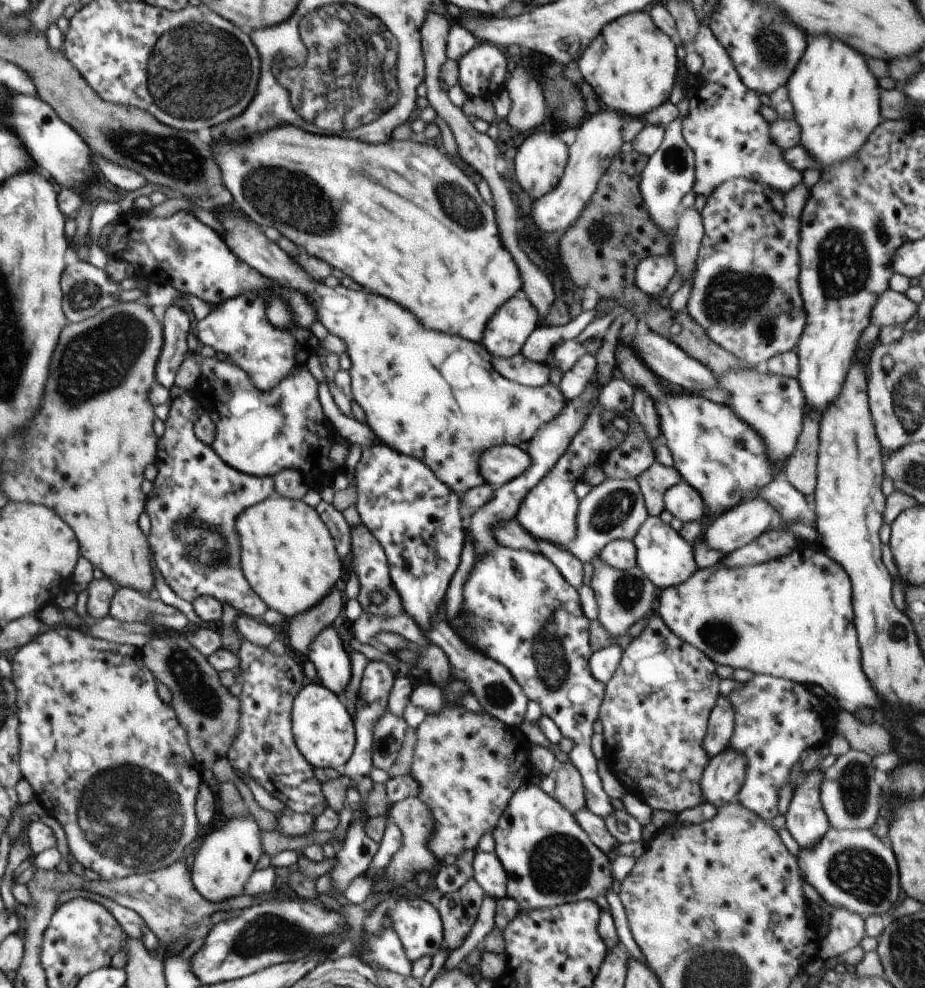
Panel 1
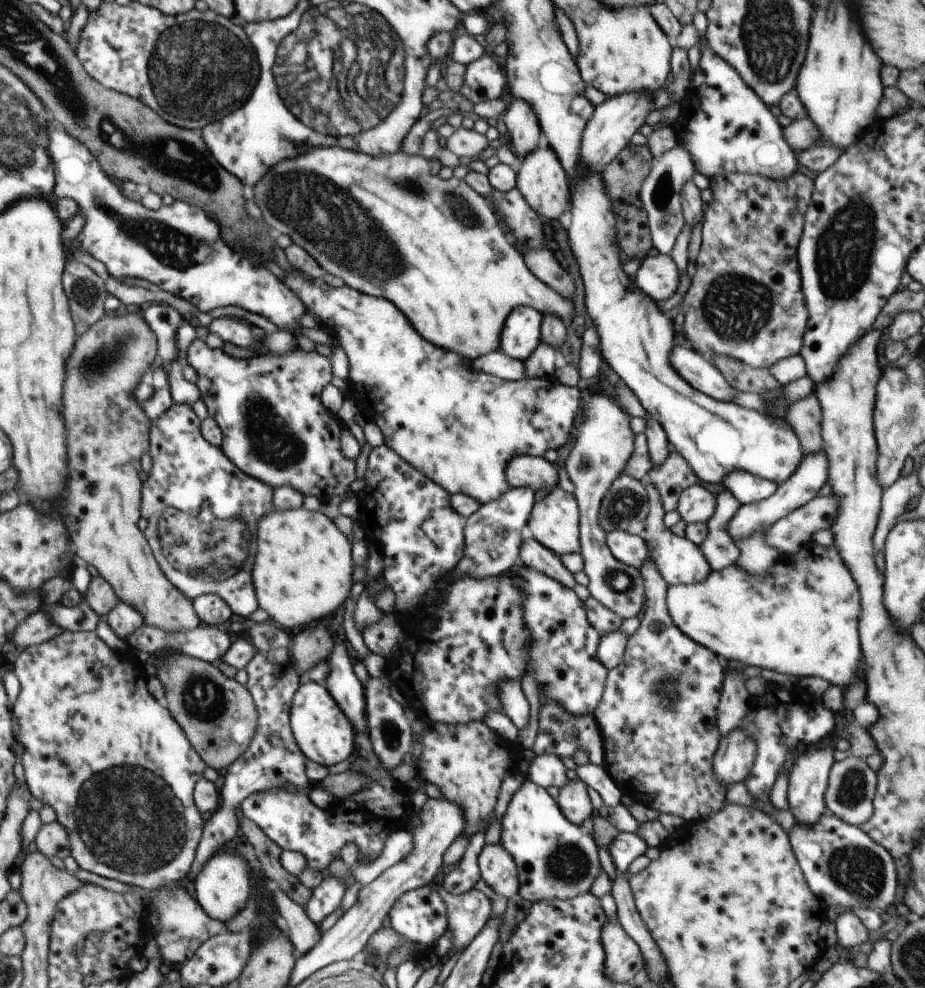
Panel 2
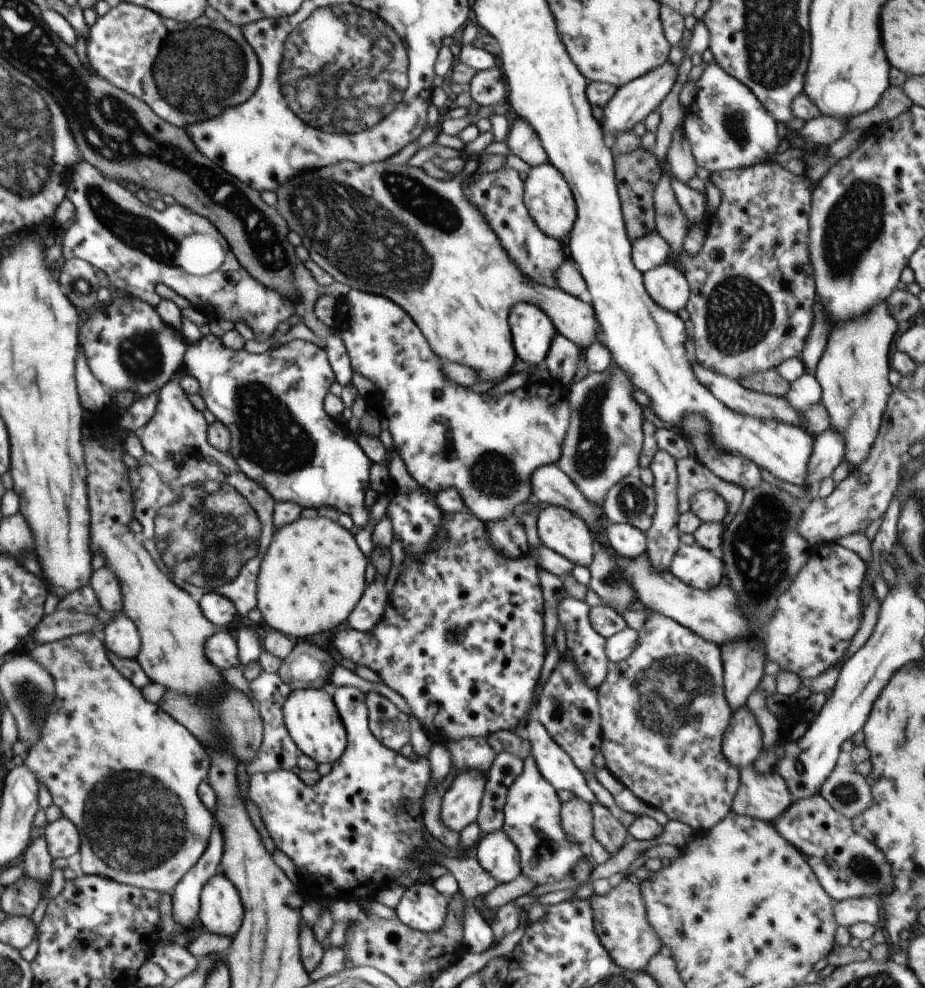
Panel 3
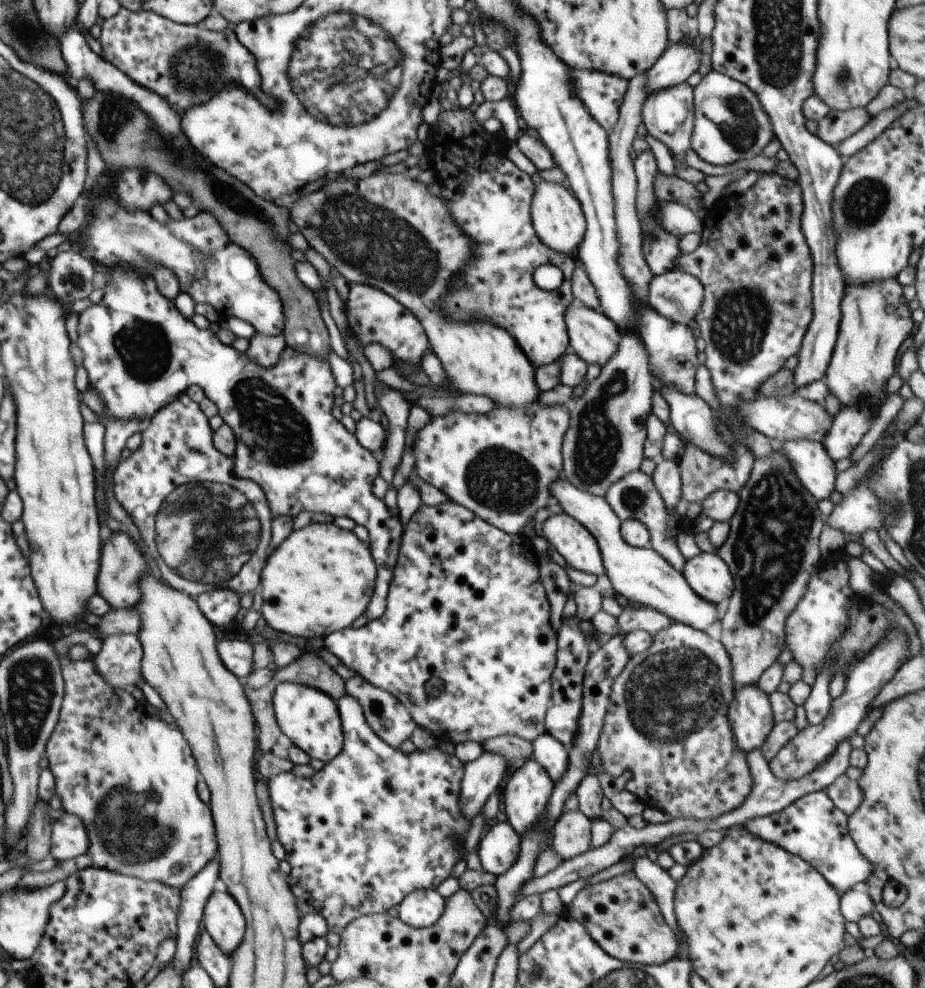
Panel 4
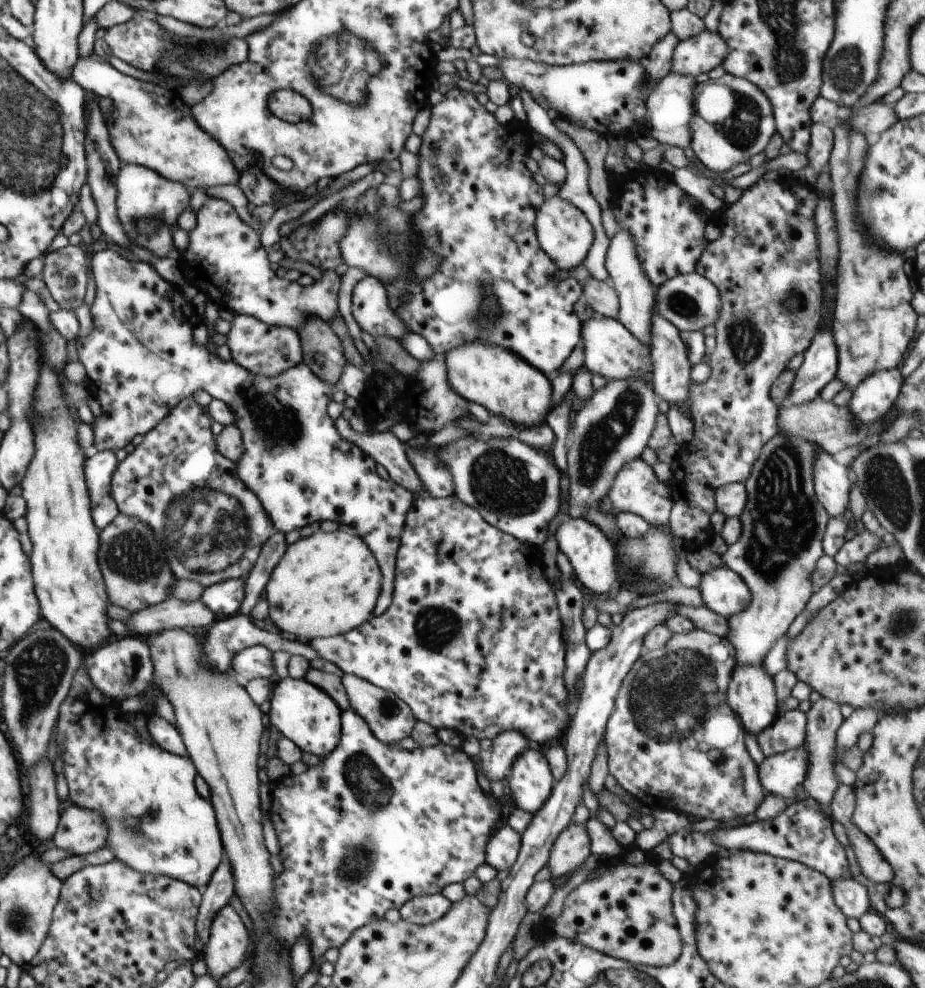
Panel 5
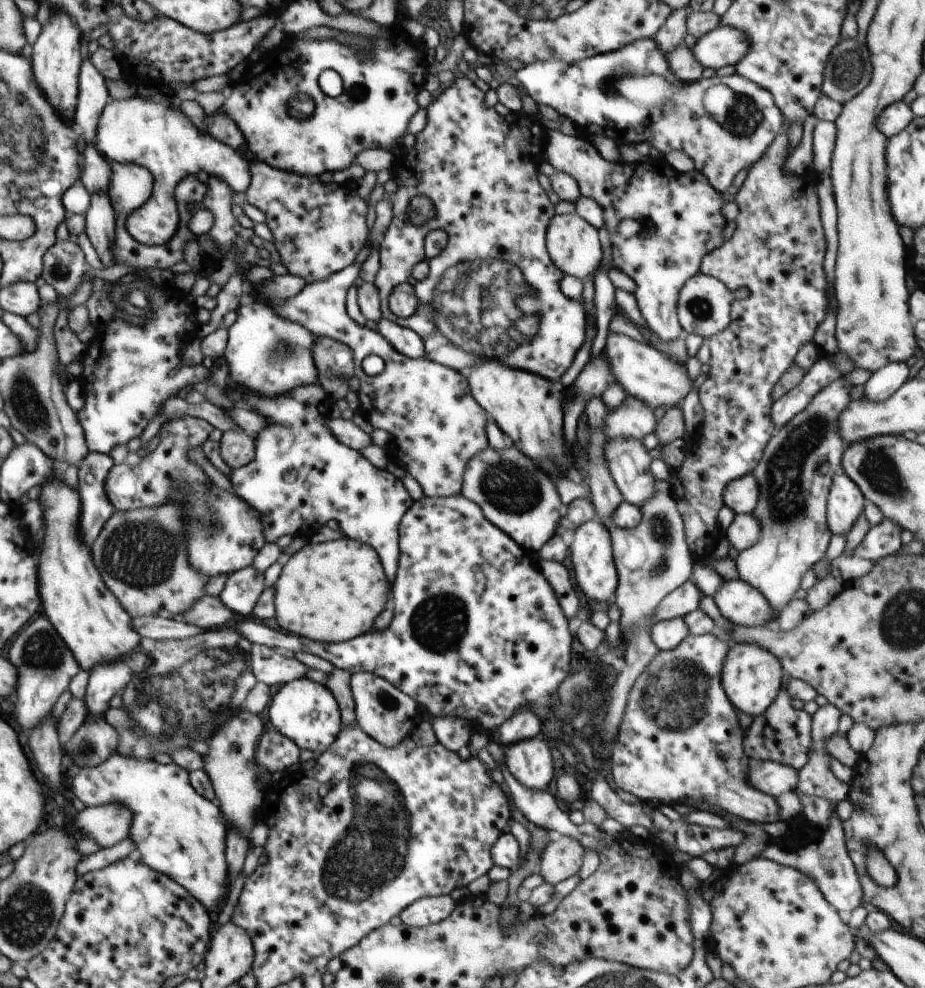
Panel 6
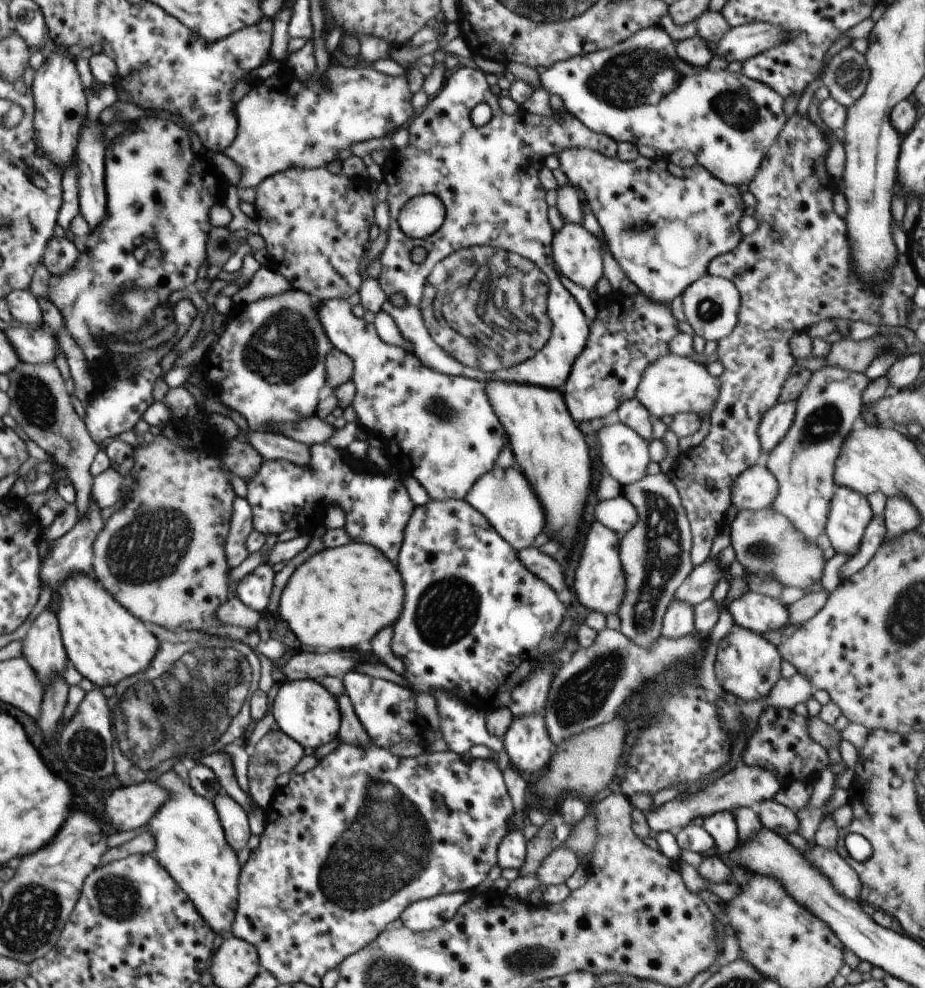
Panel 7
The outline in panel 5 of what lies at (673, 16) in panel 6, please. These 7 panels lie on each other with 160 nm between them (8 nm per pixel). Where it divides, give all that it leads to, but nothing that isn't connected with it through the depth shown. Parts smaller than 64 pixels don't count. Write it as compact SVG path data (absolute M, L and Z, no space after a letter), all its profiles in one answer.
M670 30L652 50L650 54L640 62L646 70L646 84L657 85L670 71L670 62L674 48L681 40Z

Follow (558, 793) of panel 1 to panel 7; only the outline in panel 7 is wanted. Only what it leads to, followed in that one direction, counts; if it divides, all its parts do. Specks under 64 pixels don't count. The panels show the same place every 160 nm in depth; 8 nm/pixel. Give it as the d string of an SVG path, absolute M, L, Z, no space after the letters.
M554 848L542 861L536 877L542 888L565 883L579 865L578 857L570 849Z

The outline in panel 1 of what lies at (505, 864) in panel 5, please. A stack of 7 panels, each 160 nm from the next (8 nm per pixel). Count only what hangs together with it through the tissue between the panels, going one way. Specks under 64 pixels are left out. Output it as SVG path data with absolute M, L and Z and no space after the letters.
M476 850L473 871L473 878L476 879L486 895L495 899L507 896L506 869L495 852Z

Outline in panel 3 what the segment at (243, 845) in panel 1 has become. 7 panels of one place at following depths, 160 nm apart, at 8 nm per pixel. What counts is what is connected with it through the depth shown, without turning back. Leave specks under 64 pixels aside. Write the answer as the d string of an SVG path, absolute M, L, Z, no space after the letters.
M214 874L204 884L198 916L208 933L230 938L240 930L244 908L238 888L226 874Z

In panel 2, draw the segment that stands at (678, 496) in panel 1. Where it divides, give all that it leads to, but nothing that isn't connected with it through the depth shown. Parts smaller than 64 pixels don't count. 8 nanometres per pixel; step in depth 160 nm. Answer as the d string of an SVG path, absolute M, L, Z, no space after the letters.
M698 482L681 492L677 510L686 523L707 523L716 507L716 491Z

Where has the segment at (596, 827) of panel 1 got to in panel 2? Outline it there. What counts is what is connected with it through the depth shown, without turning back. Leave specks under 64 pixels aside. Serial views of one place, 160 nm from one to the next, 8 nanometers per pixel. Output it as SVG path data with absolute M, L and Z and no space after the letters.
M621 832L608 849L613 860L613 864L618 873L629 870L629 866L638 858L645 854L649 846L636 834Z

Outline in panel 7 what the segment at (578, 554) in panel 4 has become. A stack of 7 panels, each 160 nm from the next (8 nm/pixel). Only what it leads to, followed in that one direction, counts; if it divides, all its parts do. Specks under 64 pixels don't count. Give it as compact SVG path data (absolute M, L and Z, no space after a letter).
M594 521L586 542L574 578L576 596L582 606L592 611L616 614L626 594L625 572L619 557L620 536L606 528L601 522Z

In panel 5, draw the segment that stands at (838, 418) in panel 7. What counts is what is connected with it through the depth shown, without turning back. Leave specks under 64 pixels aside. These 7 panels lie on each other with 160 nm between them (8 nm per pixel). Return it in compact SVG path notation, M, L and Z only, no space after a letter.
M779 432L762 447L750 476L744 482L747 501L739 516L741 535L721 556L727 562L727 567L737 572L751 590L750 604L744 611L727 619L729 635L726 638L734 645L738 665L762 664L772 645L787 633L794 618L804 610L810 596L815 592L811 576L818 559L824 554L823 536L830 519L817 499L813 481L818 451L821 448L812 441Z

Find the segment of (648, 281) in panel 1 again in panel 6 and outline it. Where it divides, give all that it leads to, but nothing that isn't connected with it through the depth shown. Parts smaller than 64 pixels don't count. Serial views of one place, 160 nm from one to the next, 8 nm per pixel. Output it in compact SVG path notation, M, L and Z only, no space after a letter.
M703 273L688 278L682 284L682 290L678 292L678 304L676 314L678 322L686 334L693 333L703 338L711 338L714 334L722 332L730 324L730 304L735 300L732 291L728 290L720 280L716 280Z

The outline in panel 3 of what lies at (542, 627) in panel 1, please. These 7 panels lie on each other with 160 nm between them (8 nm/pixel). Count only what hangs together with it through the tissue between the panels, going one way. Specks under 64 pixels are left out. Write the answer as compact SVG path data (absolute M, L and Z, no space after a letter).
M566 596L562 599L557 607L558 624L563 625L566 634L566 646L568 653L572 654L578 666L580 676L584 678L584 682L588 684L588 688L596 691L608 673L608 667L611 666L608 658L606 658L606 639L604 639L589 622L589 606L585 601L576 600Z

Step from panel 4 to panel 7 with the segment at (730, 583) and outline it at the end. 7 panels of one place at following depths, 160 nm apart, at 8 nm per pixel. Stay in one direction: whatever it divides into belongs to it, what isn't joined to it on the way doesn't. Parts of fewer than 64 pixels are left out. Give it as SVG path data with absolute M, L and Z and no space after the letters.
M752 591L734 600L727 609L740 628L760 634L782 631L784 626L789 625L786 605L782 605L777 598Z

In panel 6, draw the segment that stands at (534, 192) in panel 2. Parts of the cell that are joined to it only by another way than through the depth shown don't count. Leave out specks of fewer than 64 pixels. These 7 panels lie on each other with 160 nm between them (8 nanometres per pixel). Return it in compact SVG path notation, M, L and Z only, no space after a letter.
M574 213L554 214L546 228L546 248L553 264L563 275L571 275L581 280L592 276L602 262L602 248L599 230L584 218Z

